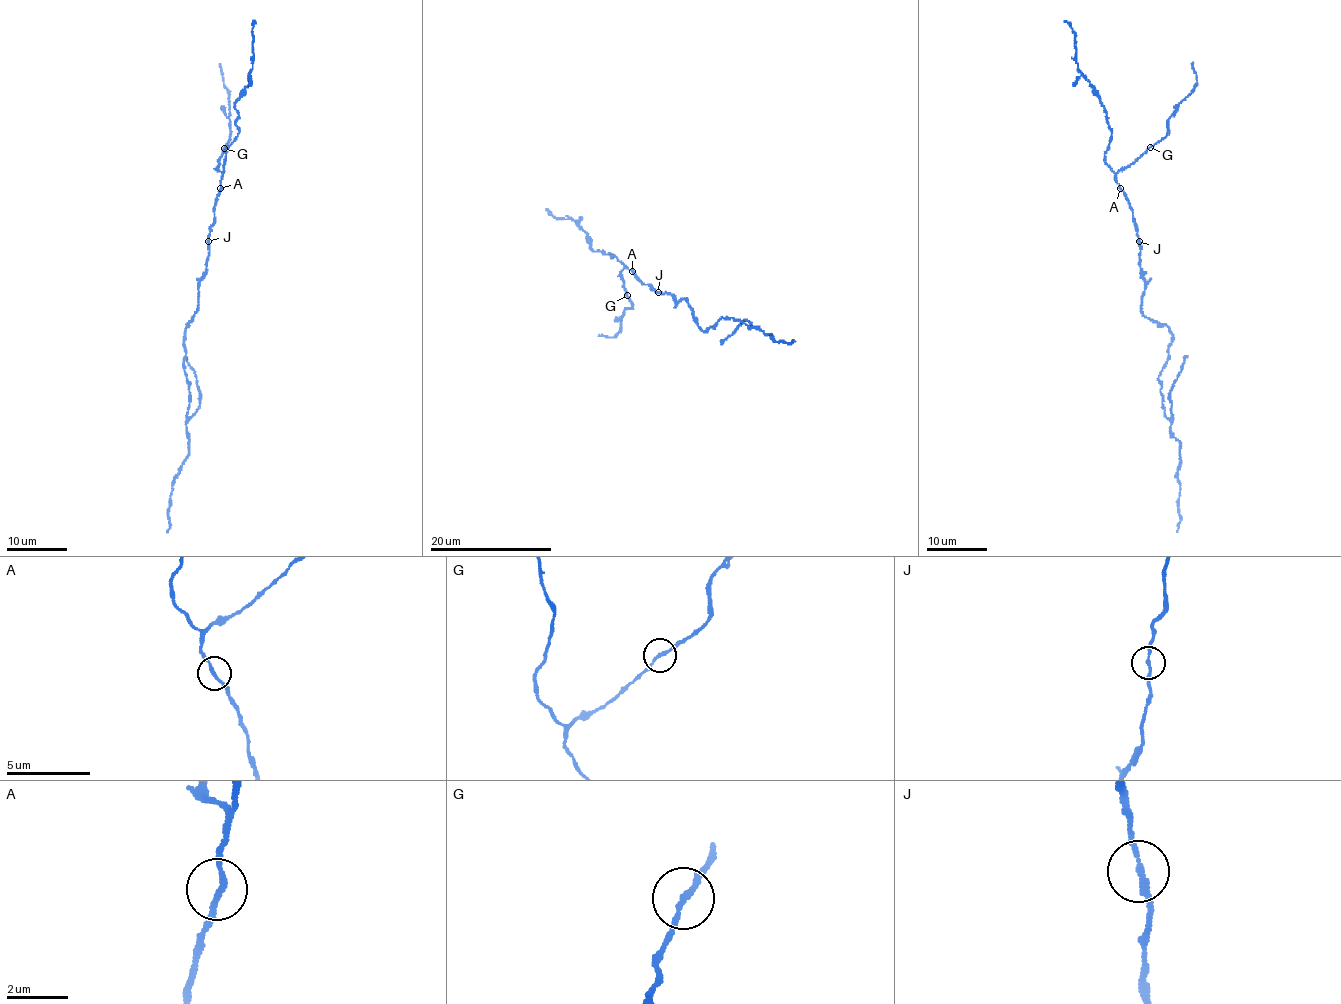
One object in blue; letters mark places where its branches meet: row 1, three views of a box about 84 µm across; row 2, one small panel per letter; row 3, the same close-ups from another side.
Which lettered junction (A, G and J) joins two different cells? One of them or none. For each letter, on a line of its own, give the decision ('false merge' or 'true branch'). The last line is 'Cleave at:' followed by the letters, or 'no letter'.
A: true branch
G: true branch
J: true branch
Cleave at: no letter

